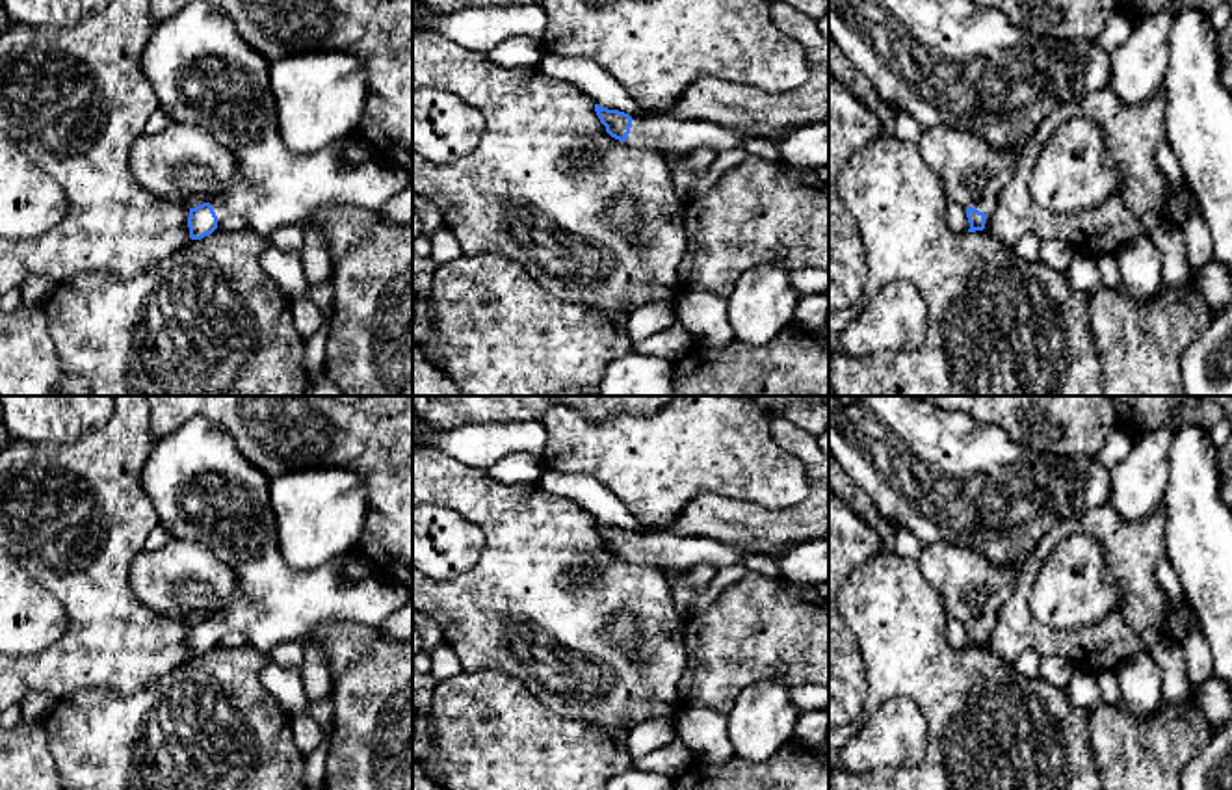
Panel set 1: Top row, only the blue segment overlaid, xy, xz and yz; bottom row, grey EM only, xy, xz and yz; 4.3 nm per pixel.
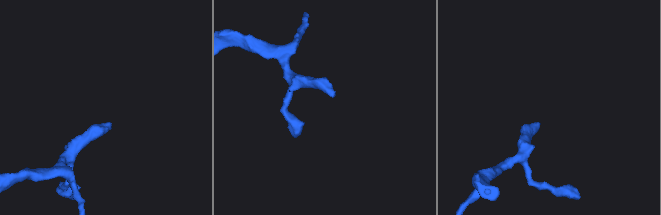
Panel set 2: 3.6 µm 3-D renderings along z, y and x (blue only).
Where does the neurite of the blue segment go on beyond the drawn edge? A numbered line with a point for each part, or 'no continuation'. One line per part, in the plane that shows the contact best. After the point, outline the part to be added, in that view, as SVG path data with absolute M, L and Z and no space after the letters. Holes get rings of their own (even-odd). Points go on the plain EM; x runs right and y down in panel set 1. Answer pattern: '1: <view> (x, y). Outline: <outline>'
1: xz (662, 549). Outline: M662 530L634 535L626 560L652 565L660 571L669 567L678 573L689 573L699 563L717 571L741 563L749 556L751 552L715 537L680 537Z

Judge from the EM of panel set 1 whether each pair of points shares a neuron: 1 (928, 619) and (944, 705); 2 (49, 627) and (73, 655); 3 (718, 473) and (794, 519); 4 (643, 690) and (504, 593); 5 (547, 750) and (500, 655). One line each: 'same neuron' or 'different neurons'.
1: same neuron
2: different neurons
3: different neurons
4: same neuron
5: different neurons

